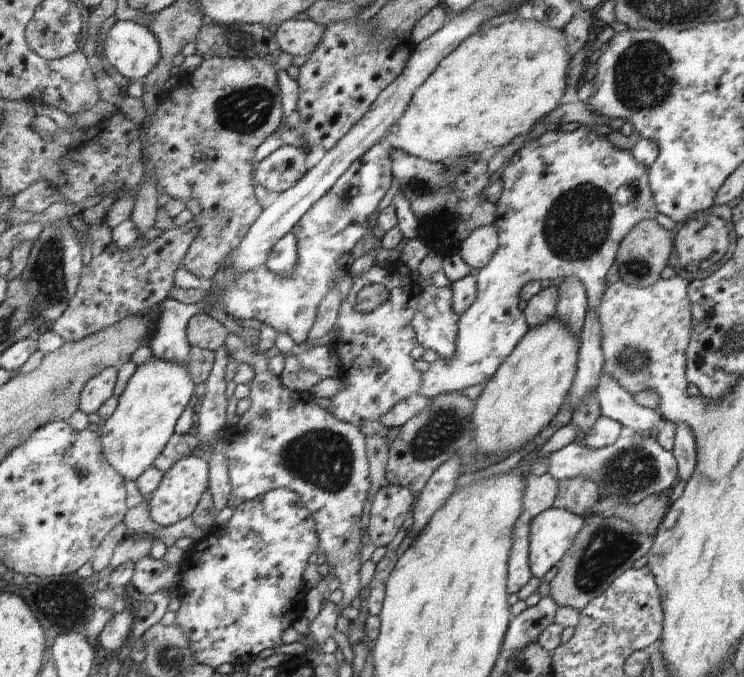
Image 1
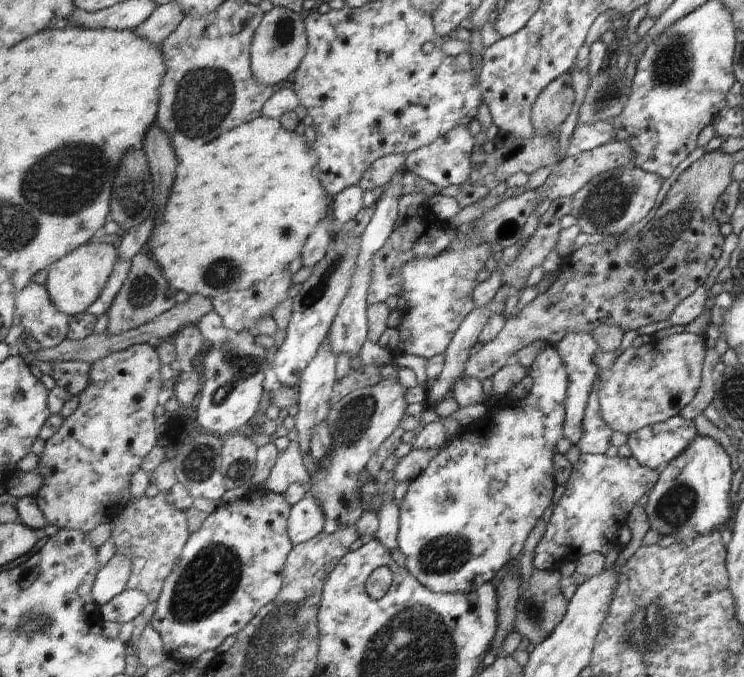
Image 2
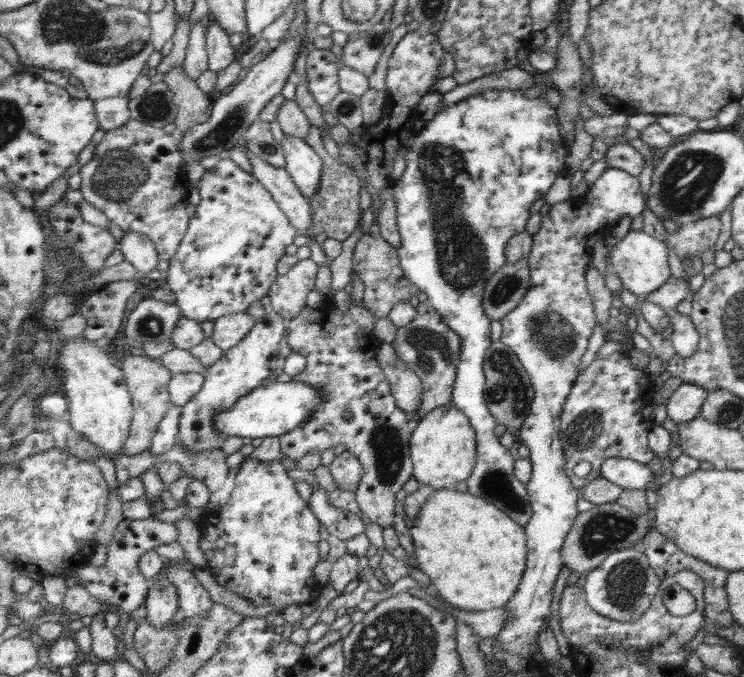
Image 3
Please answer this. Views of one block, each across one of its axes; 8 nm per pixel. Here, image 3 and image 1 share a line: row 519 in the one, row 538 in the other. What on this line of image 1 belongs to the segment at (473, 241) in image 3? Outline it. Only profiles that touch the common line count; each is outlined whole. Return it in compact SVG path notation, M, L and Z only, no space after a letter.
M523 514L515 524L515 538L509 562L509 594L521 592L531 578L531 518Z

